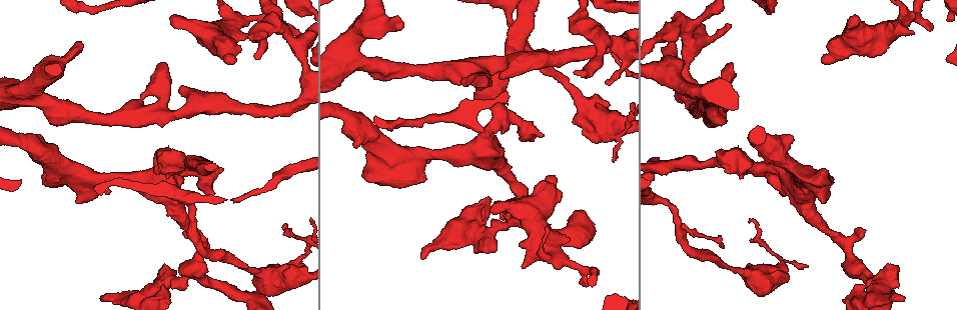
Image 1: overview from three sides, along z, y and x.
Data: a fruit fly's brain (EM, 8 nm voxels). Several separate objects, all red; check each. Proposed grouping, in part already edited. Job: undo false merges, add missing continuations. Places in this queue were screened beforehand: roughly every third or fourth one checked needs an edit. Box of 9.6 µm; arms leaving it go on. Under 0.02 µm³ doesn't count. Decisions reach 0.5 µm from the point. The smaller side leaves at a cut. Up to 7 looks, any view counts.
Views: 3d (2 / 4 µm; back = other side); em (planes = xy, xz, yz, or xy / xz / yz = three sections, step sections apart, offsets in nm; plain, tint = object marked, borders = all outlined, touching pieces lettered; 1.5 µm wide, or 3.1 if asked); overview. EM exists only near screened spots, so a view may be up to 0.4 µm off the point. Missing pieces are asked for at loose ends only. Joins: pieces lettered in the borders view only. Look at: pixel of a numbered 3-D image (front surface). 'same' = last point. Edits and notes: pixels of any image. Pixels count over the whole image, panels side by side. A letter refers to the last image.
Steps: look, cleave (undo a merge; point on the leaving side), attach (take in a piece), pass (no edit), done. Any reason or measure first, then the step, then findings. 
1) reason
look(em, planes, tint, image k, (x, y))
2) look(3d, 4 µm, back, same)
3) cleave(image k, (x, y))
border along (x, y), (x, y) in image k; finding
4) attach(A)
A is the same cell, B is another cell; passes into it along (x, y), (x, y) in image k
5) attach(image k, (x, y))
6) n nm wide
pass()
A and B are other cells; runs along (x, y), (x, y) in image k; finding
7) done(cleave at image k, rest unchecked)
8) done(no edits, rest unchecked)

branch stops here
look(3d, 2 µm, image 1, (108, 192))

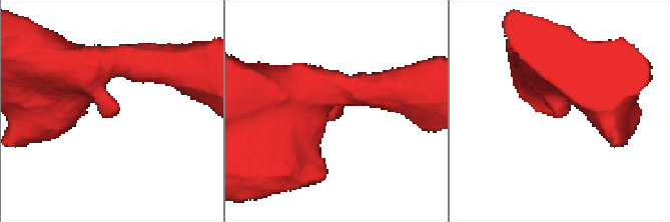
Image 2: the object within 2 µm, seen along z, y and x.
look(em, planes, tint, image 2, (332, 112))

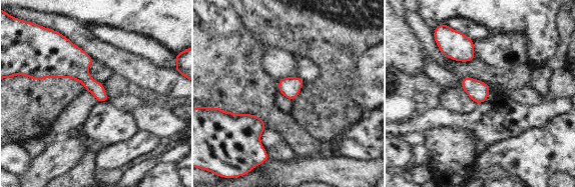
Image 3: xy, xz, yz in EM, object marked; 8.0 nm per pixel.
what lies round it
look(em, planes, borders, same)

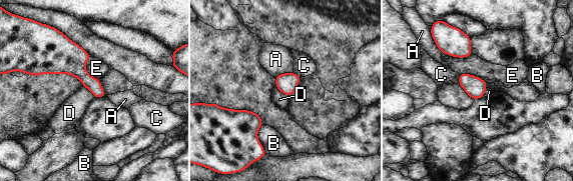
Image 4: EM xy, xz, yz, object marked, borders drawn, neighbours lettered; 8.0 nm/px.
pass()
A, B, C, D and E are other cells; border along (274, 85), (289, 97) in image 4; no lettered piece goes on from it

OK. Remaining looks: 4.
an open end
look(em, planes, plain, image 1, (214, 193))

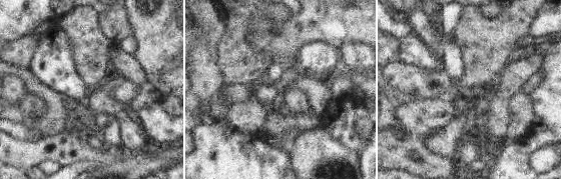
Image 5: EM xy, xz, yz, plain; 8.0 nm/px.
look(em, planes, borders, same)

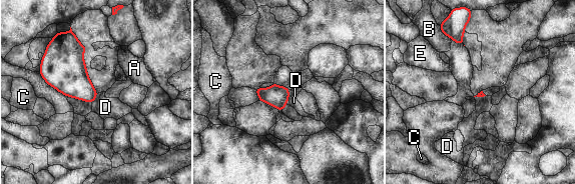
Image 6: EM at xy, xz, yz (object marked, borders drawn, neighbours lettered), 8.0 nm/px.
pass()
A, B, C, D and E are other cells; border along (98, 93), (91, 103) in image 6; none of them fits

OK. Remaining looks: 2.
branch stops here
look(em, planes, borders, image 1, (522, 268))

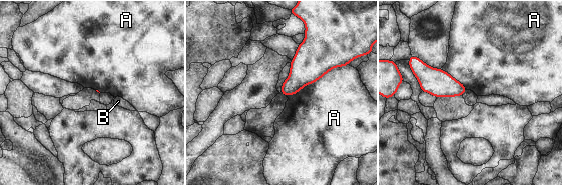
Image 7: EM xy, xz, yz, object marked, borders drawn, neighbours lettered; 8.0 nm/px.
pass()
A and B are other cells; border along (344, 65), (330, 69), (287, 96) in image 7; no lettered piece goes on from it

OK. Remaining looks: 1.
done(no edits, rest unchecked)

